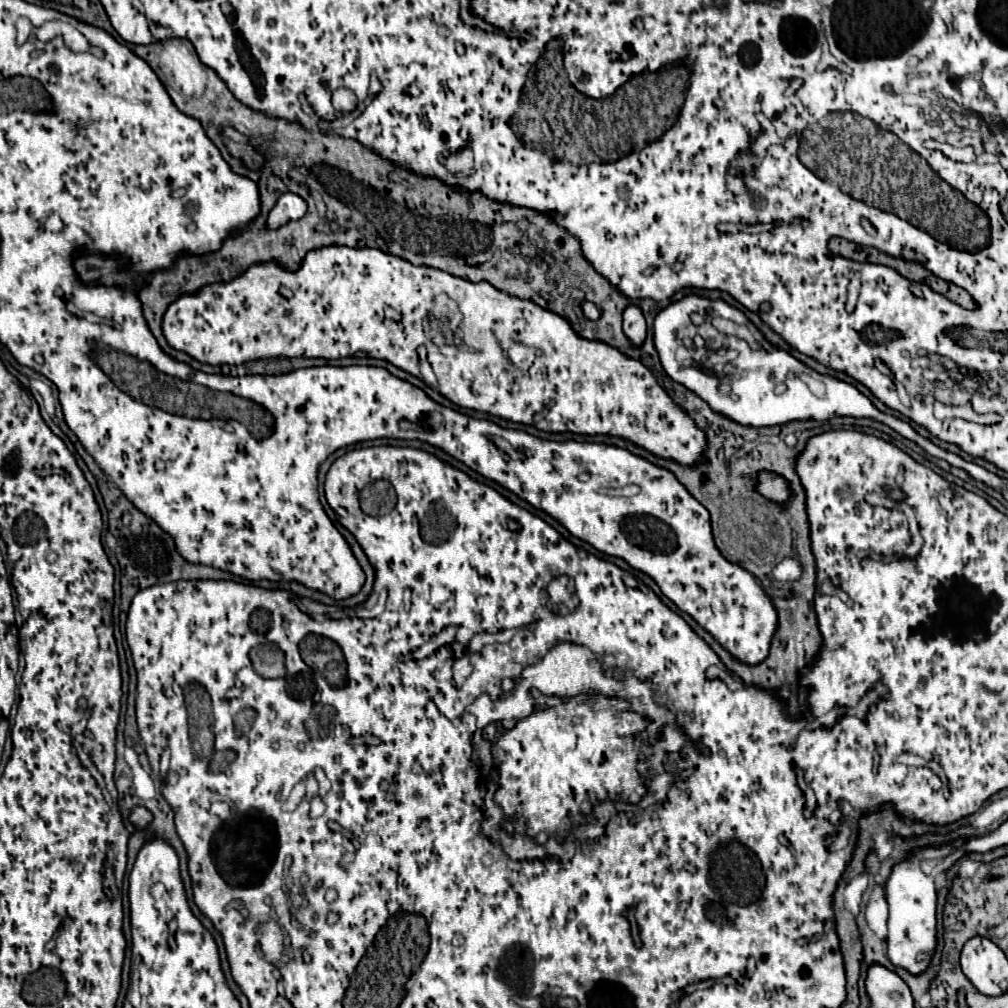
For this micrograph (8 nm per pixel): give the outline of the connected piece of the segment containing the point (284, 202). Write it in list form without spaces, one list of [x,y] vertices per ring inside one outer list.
[[[283,194],[277,204],[271,208],[267,216],[267,228],[275,230],[279,226],[285,226],[289,220],[299,220],[307,210],[307,204],[297,194]]]

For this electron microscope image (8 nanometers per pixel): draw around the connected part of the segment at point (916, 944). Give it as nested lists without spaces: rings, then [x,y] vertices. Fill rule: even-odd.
[[[953,842],[943,848],[917,850],[909,860],[893,866],[893,872],[885,884],[889,904],[889,938],[887,938],[889,960],[893,962],[893,966],[905,968],[913,976],[919,976],[929,968],[933,952],[937,948],[937,890],[933,878],[939,872],[949,870],[953,862],[943,858],[947,858],[951,848],[957,846],[961,846],[961,842]],[[917,954],[925,954],[925,958],[919,960]]]

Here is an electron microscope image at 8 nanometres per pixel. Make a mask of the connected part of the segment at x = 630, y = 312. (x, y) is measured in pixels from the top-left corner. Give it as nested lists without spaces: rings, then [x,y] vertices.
[[[629,304],[627,310],[623,310],[623,332],[635,346],[643,344],[647,334],[647,324],[639,306]]]

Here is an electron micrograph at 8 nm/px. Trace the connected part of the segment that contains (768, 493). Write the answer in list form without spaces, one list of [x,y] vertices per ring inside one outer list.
[[[761,472],[759,474],[759,486],[757,486],[757,490],[765,498],[769,498],[773,502],[779,502],[779,504],[785,504],[789,500],[789,496],[791,496],[787,482],[781,476],[771,474],[771,472]]]

